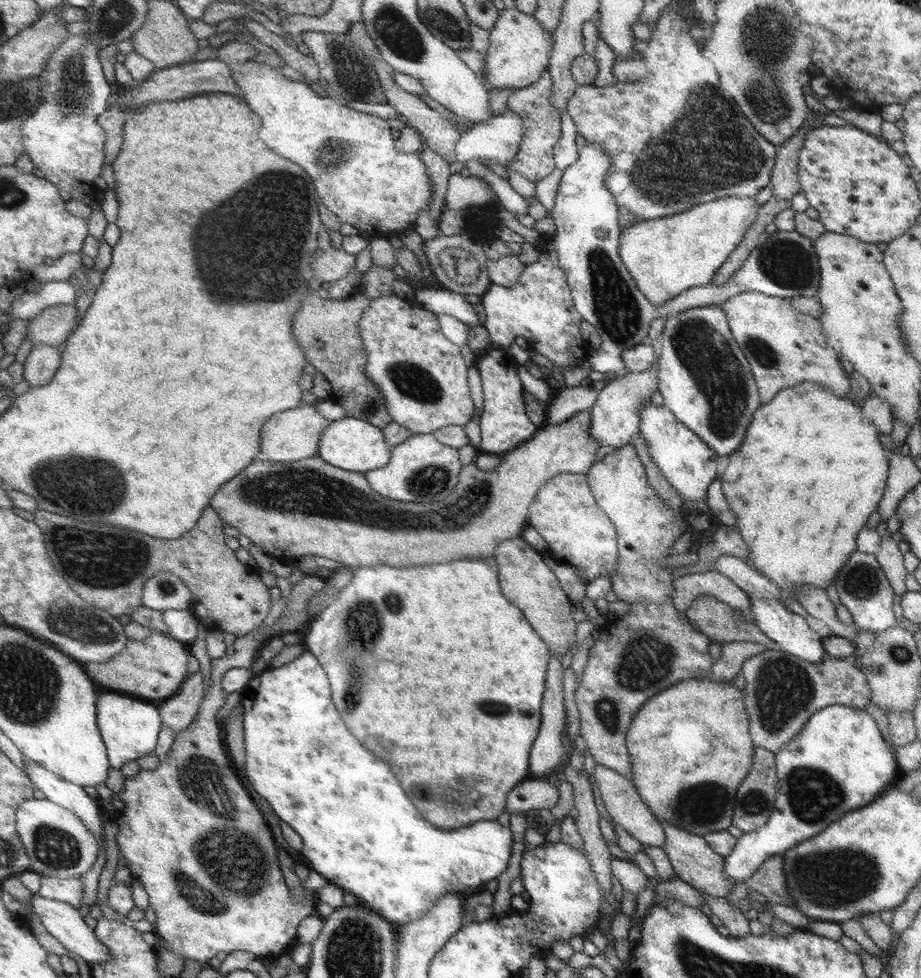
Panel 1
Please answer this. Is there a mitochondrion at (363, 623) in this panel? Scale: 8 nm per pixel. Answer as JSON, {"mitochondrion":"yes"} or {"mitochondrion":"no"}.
{"mitochondrion":"yes"}

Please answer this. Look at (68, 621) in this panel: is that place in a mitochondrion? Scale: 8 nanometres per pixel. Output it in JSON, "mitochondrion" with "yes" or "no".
{"mitochondrion":"yes"}

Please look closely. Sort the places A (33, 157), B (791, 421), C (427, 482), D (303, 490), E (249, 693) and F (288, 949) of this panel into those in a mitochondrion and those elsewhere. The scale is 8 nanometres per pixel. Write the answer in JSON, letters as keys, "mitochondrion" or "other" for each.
{"A":"other","B":"other","C":"mitochondrion","D":"mitochondrion","E":"other","F":"other"}

